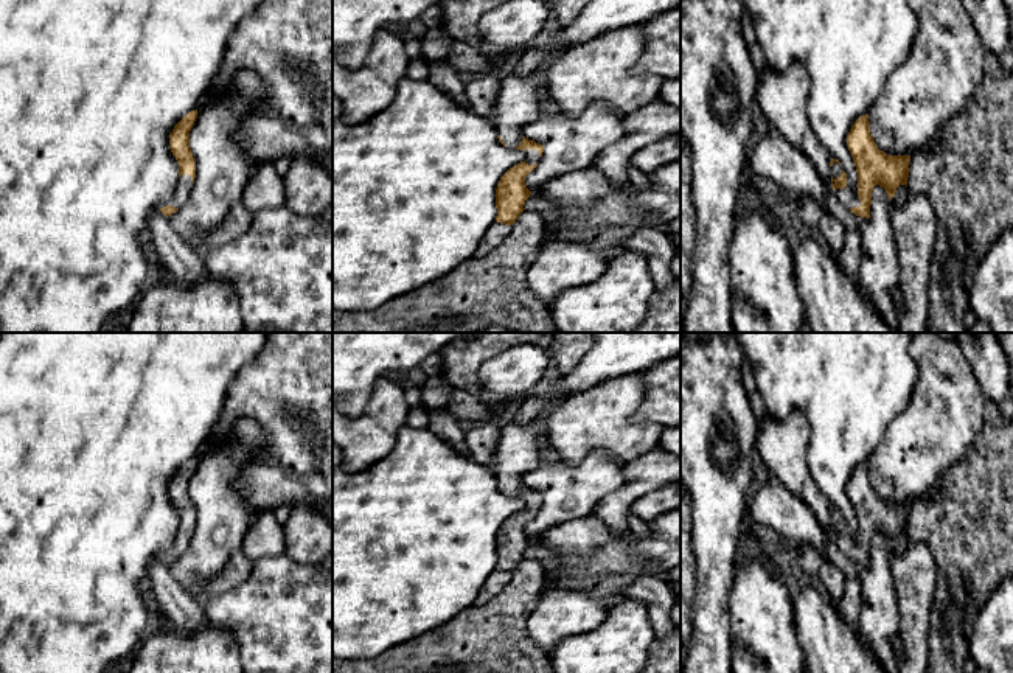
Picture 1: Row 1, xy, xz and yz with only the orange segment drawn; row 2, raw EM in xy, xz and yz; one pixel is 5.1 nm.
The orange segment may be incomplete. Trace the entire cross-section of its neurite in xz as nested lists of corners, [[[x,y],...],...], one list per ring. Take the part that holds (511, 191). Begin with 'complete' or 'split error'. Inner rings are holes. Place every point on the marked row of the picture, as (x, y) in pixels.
split error | [[[542,70],[519,76],[516,71],[499,79],[497,98],[491,115],[497,138],[503,146],[520,149],[525,160],[510,168],[496,188],[496,222],[513,225],[525,210],[531,191],[525,176],[539,163],[544,146],[522,135],[522,129],[541,117],[538,92],[542,87]]]

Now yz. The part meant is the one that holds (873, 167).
split error | [[[867,113],[851,126],[847,146],[856,166],[858,187],[851,188],[848,185],[841,162],[831,159],[831,188],[851,213],[869,219],[875,185],[882,187],[890,201],[900,185],[907,187],[910,155],[887,155],[879,151],[870,134]]]

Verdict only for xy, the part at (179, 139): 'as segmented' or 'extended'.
extended

